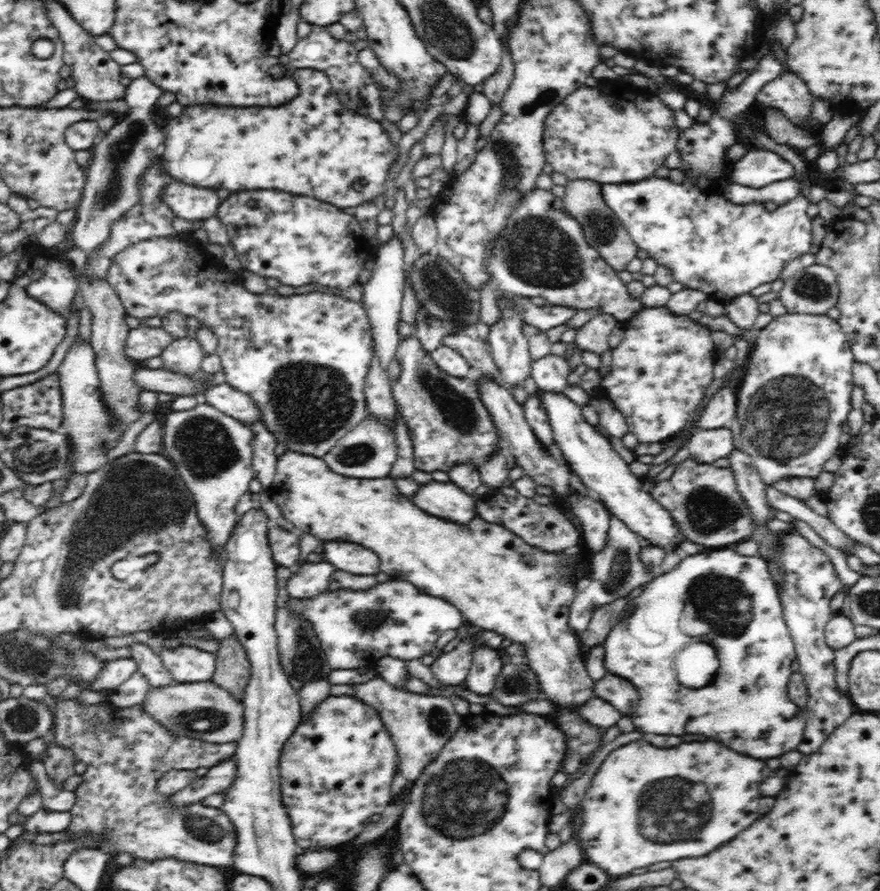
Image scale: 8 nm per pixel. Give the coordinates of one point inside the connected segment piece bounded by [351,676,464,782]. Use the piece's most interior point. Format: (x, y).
(420, 725)

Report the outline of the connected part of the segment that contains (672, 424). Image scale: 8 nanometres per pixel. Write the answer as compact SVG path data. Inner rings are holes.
M666 306L644 307L624 323L625 336L617 347L611 348L612 360L608 375L601 377L600 393L603 393L624 418L623 427L636 436L642 444L662 443L686 428L690 415L704 397L704 391L712 382L714 362L719 357L717 347L710 336L712 331L693 321L689 315L672 314Z

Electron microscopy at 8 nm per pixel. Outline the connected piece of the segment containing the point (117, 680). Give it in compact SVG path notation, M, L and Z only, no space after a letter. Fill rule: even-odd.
M118 658L112 662L104 662L104 668L96 680L92 680L87 688L98 692L112 692L120 684L124 684L128 678L137 671L136 661L132 658Z

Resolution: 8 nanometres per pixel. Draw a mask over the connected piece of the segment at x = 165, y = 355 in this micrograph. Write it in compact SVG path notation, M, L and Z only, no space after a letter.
M189 337L173 340L172 344L160 353L162 368L179 374L196 374L201 370L203 353L200 343Z

